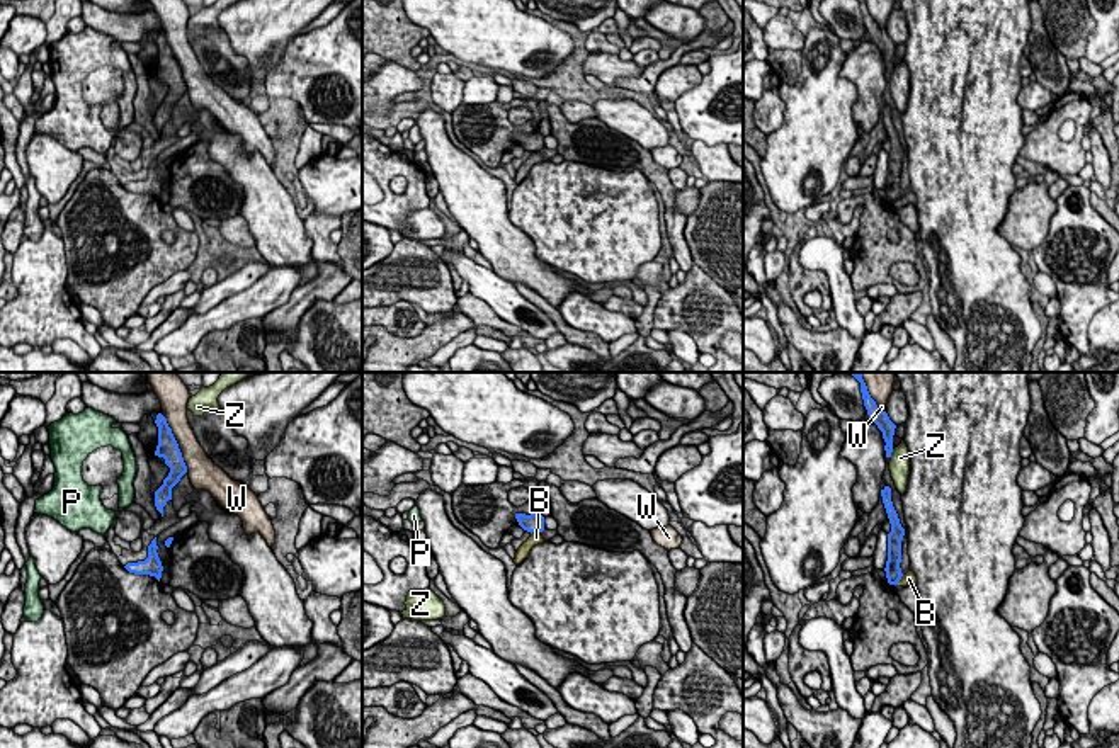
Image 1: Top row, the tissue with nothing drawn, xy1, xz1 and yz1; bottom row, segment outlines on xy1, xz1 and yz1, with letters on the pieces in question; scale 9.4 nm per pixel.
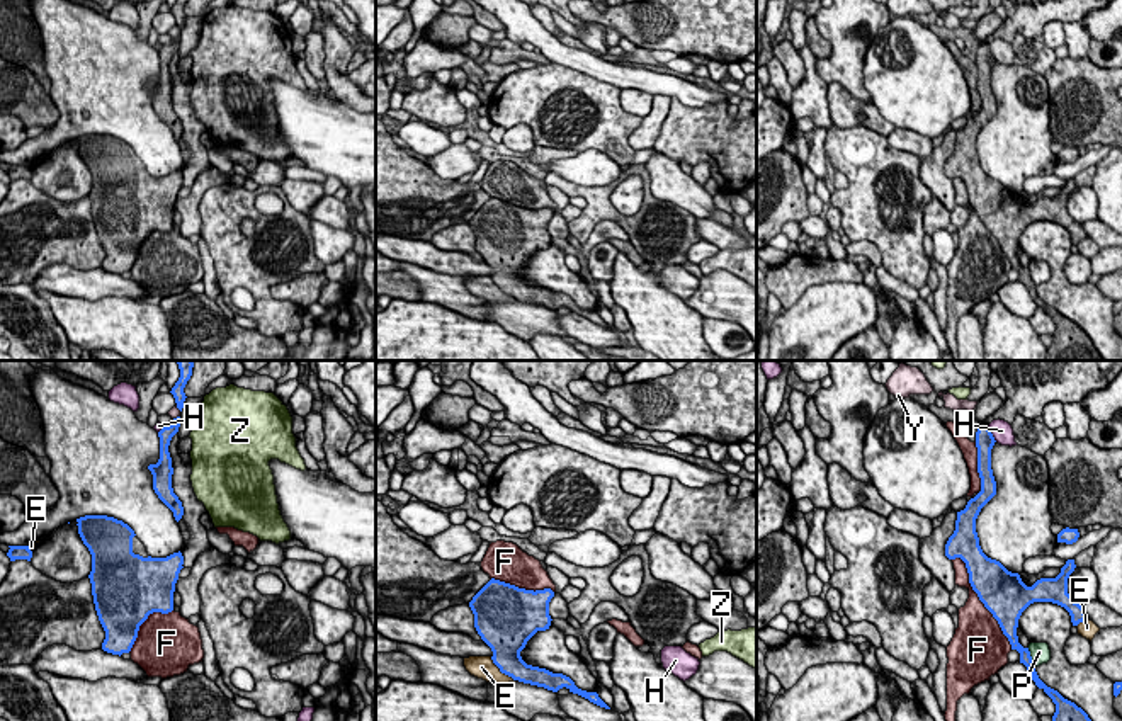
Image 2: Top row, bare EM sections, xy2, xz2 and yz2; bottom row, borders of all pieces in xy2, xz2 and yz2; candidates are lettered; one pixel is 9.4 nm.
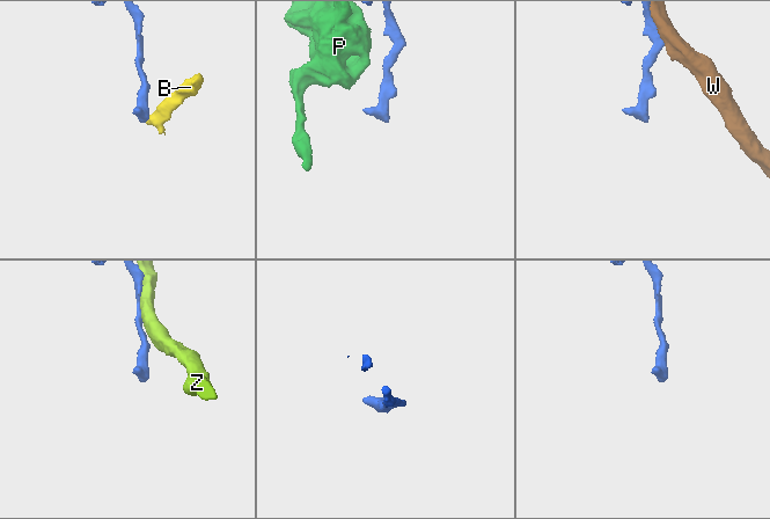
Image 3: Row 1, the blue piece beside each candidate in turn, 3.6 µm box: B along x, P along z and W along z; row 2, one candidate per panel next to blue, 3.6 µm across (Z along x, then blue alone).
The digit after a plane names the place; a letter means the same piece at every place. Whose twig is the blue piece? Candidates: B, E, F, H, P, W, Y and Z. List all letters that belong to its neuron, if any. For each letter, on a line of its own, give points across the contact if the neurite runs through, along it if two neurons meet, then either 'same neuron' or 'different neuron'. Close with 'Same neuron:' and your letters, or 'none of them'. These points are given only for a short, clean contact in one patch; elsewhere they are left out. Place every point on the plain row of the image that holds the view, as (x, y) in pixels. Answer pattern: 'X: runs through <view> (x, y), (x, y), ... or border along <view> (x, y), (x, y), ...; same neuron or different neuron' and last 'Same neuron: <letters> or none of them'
B: border along xz1 (539, 150), (531, 153); different neuron
E: different neuron
F: same neuron
H: different neuron
P: different neuron
W: different neuron
Y: border along xy2 (175, 24), (181, 29); different neuron
Z: different neuron
Same neuron: F

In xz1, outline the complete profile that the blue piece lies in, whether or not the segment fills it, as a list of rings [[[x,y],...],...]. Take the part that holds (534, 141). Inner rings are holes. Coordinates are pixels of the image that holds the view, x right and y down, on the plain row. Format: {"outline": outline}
{"outline": [[[539,131],[531,134],[515,133],[519,144],[527,151],[542,151],[544,150],[544,136]]]}

